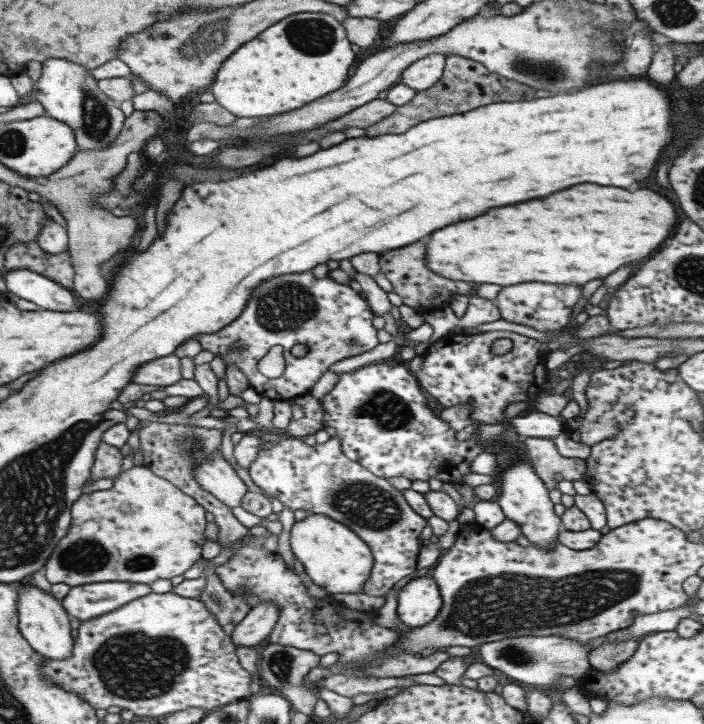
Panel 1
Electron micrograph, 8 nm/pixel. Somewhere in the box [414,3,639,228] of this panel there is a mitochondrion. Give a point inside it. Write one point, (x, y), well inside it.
(552, 72)

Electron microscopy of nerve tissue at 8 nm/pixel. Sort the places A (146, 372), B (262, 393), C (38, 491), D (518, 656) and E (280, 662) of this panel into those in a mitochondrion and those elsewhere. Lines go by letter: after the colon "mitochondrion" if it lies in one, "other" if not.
A: other
B: other
C: mitochondrion
D: mitochondrion
E: mitochondrion

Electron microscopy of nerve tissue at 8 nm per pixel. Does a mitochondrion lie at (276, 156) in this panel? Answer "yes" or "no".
no

